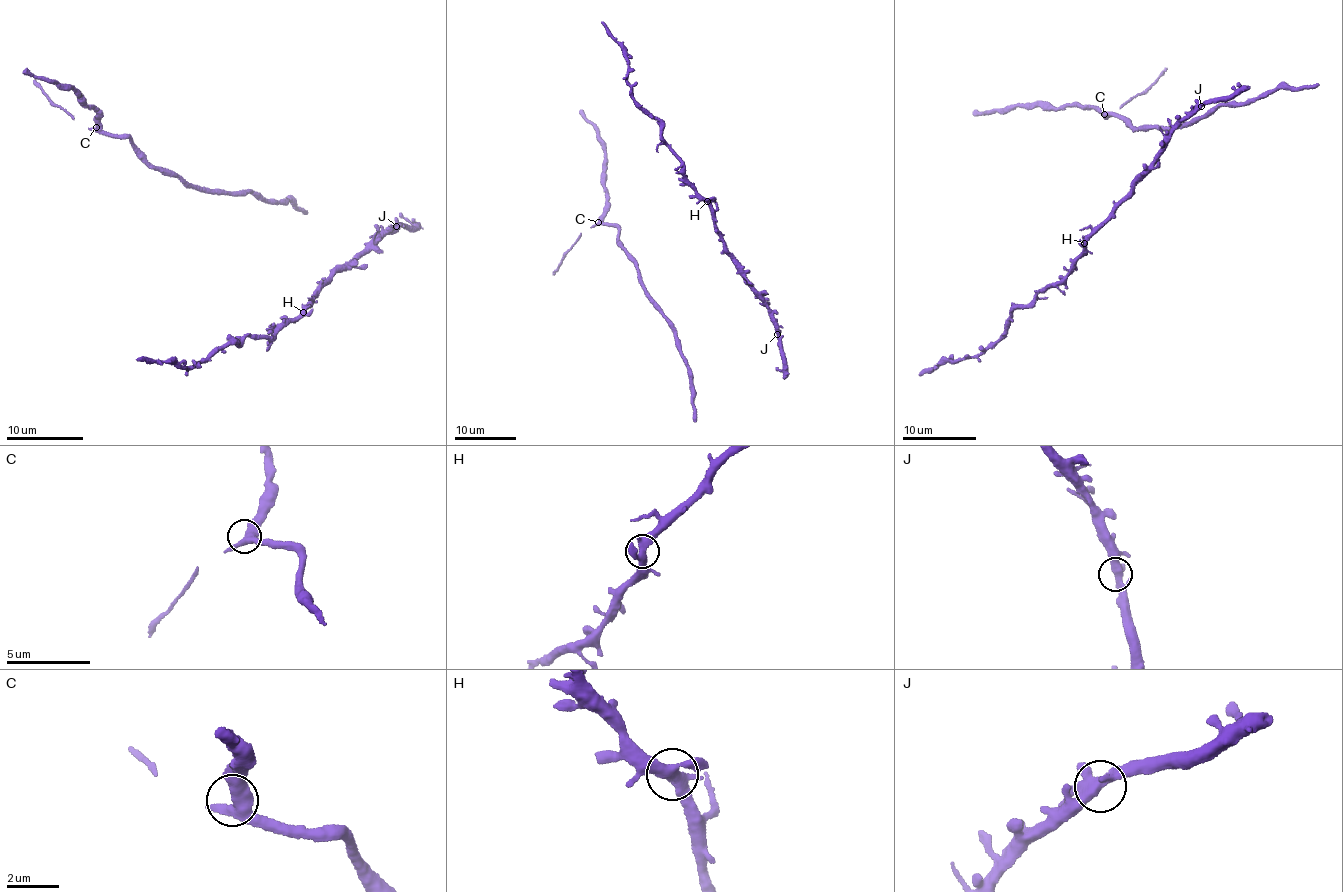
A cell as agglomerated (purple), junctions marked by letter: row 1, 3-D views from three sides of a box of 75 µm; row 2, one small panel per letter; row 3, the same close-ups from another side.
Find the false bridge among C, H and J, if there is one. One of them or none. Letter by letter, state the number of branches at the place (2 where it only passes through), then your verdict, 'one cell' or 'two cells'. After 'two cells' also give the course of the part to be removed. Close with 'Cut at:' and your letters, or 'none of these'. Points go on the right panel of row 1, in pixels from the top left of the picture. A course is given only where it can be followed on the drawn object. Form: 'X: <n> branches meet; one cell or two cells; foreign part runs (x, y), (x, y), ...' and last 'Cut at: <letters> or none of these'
C: 3 branches meet; one cell
H: 3 branches meet; one cell
J: 3 branches meet; one cell
Cut at: none of these

